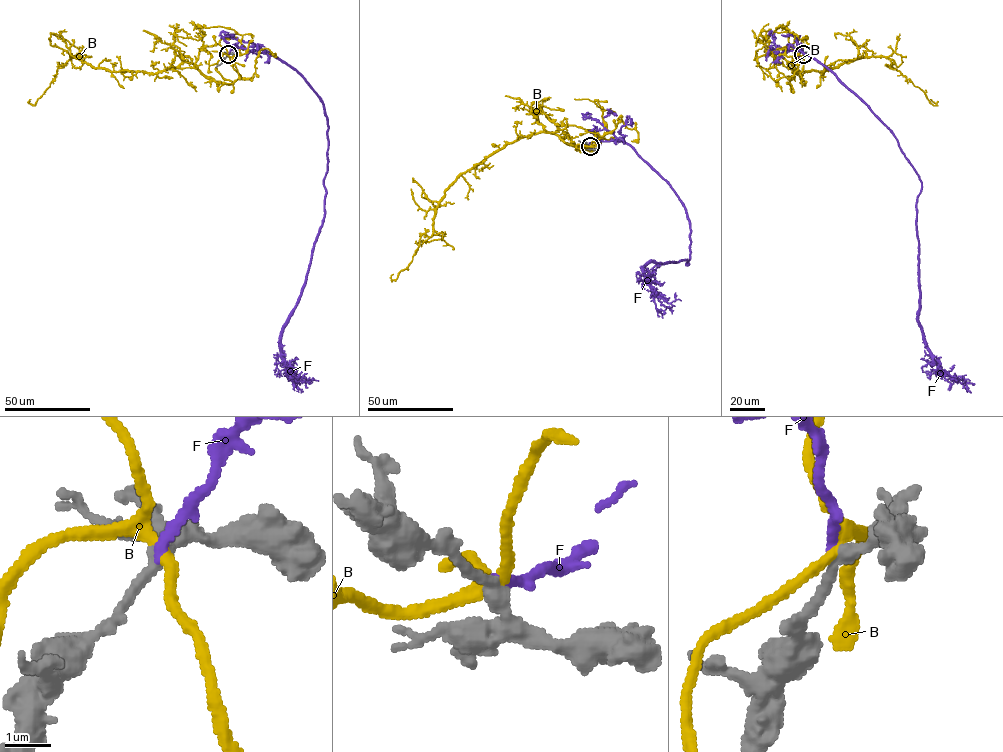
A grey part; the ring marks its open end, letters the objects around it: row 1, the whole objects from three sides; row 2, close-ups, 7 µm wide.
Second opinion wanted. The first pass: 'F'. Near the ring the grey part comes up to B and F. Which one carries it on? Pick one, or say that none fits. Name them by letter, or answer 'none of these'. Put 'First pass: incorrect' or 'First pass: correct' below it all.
F
First pass: correct

